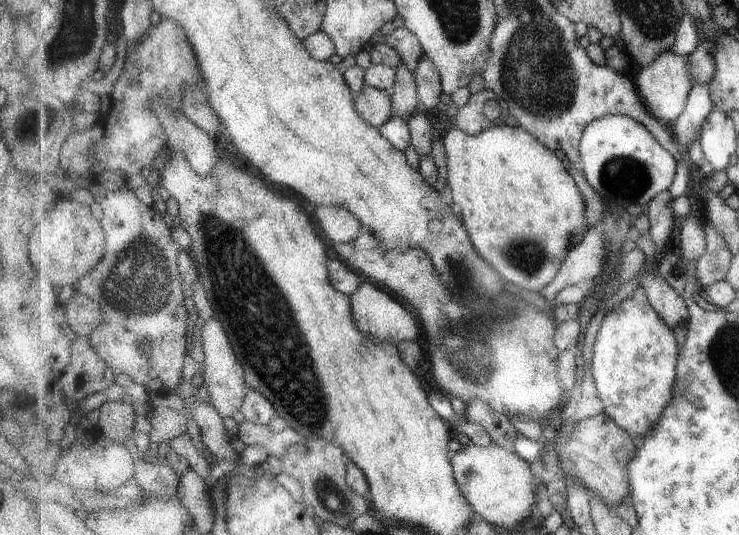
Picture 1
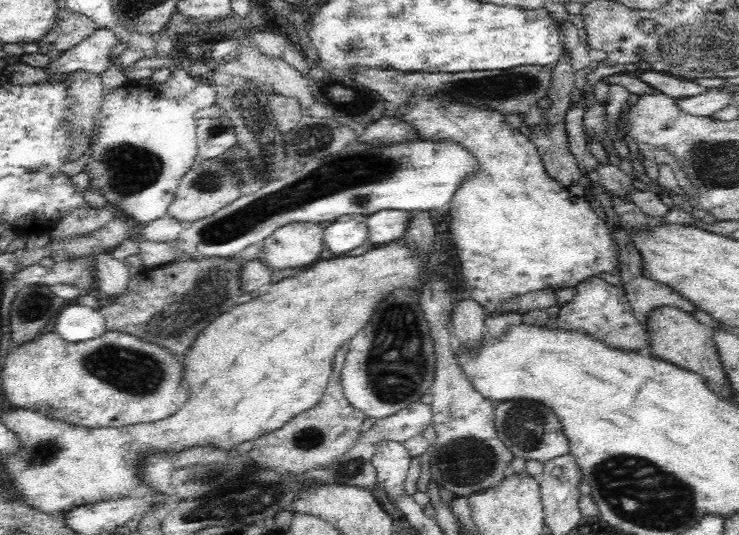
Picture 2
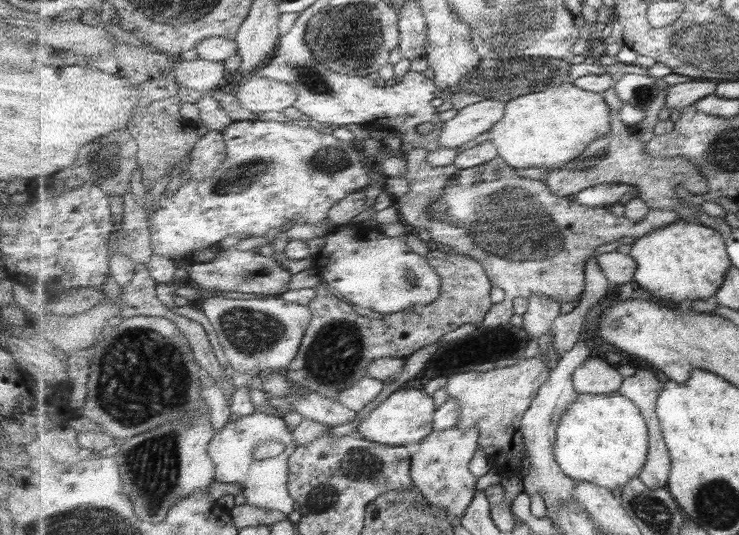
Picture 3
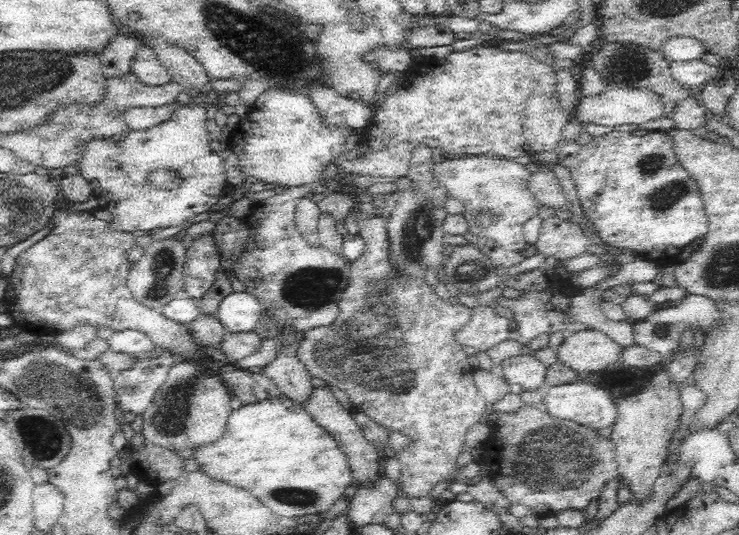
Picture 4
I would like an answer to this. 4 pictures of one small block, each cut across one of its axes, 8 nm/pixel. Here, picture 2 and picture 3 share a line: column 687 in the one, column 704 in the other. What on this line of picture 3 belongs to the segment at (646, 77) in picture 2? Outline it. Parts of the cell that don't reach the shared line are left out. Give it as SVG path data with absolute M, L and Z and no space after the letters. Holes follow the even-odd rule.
M694 79L667 87L665 106L681 110L693 106L703 98L716 94L718 82L713 79Z

